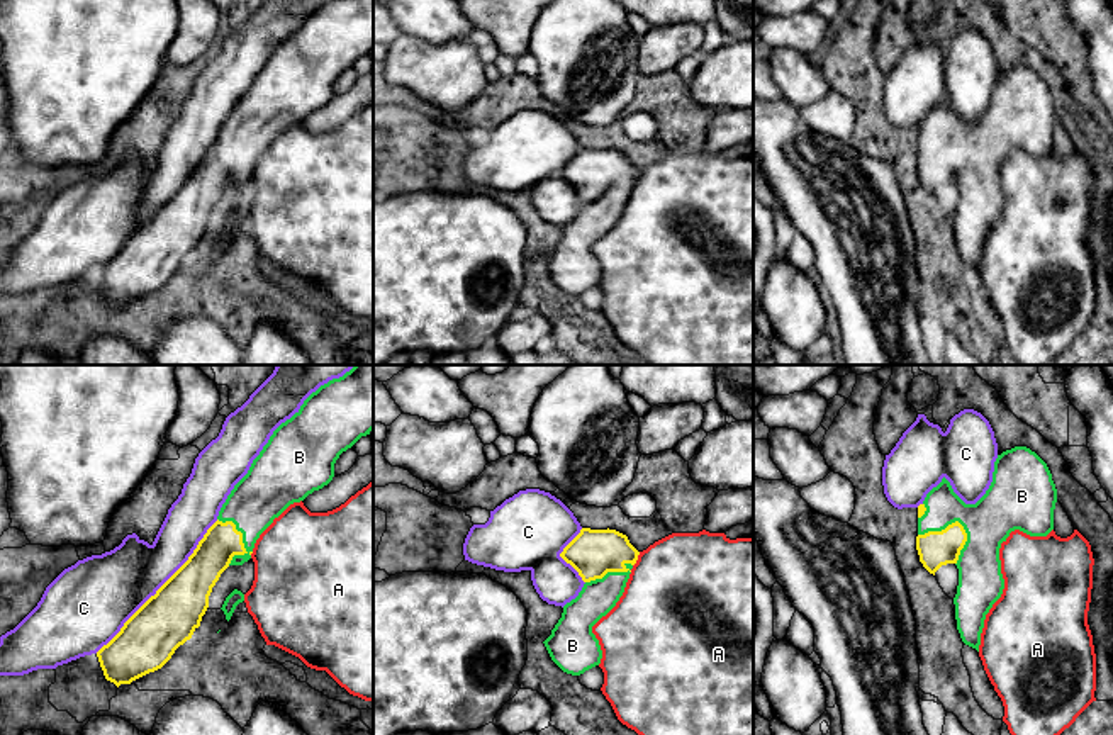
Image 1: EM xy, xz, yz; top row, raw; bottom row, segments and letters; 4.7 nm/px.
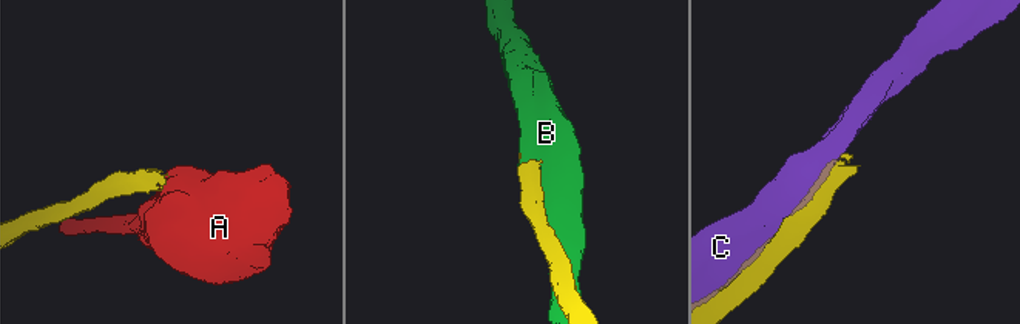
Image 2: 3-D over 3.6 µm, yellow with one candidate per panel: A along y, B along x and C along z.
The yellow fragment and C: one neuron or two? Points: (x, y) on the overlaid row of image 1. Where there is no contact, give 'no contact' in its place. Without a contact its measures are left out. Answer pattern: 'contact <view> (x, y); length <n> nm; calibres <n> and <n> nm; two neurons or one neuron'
contact xy (160, 588); length 850 nm; calibres 280 and 340 nm; two neurons

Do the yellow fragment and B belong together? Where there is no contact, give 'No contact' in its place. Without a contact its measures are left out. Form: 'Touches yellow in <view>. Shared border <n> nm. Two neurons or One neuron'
Touches yellow in yz. Shared border 240 nm. One neuron

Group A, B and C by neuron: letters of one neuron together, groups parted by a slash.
A / B / C

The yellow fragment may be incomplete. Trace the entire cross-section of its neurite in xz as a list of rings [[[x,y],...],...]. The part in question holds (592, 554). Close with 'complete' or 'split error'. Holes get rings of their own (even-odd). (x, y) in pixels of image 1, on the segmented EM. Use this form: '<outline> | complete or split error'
[[[582,528],[560,557],[585,582],[543,642],[551,660],[567,674],[580,676],[601,664],[602,650],[592,626],[619,601],[640,552],[616,530]]] | split error

